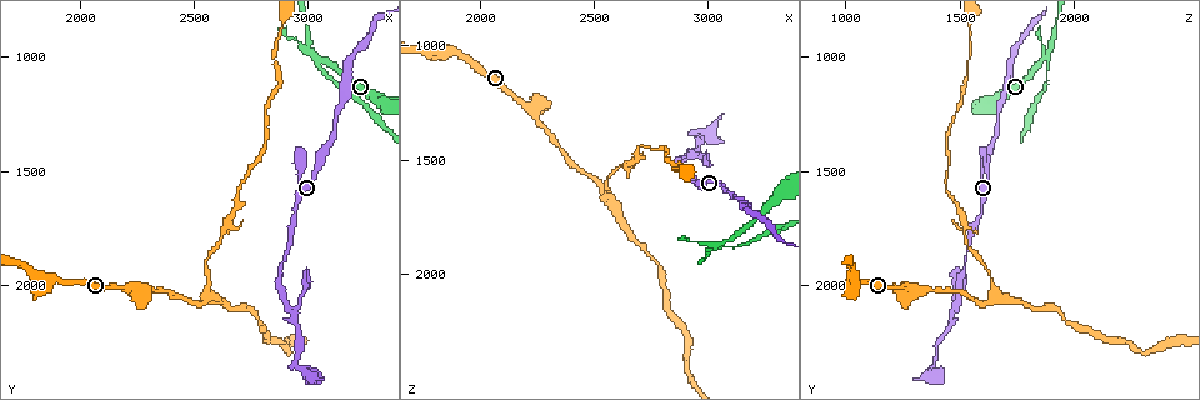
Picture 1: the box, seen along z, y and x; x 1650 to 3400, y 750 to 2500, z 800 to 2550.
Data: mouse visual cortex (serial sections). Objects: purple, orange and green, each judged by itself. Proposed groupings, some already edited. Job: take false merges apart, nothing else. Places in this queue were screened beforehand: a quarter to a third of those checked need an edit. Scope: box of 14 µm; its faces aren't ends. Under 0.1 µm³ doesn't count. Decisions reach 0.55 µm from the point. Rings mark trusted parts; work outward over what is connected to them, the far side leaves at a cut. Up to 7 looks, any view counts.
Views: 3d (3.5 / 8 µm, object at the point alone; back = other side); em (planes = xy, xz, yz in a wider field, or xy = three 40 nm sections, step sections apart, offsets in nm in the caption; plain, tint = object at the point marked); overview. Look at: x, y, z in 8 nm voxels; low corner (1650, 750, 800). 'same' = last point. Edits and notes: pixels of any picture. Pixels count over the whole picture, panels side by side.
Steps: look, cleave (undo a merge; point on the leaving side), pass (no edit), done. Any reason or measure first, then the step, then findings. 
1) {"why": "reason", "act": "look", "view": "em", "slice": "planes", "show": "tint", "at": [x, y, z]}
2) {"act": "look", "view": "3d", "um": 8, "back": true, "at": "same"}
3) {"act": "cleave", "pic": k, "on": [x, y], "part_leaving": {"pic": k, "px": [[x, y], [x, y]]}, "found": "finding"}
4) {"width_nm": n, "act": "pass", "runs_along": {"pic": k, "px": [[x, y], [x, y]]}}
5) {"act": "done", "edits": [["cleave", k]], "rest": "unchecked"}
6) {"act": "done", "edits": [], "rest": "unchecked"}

{"why": "sharp bend", "act": "look", "view": "3d", "um": 3.5, "at": [2930, 2090, 1490]}

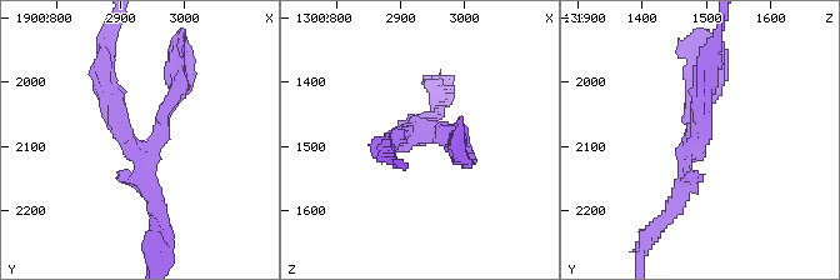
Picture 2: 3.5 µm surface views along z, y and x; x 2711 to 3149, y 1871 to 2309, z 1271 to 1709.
{"why": "now the EM", "act": "look", "view": "em", "slice": "xy", "step": 5, "show": "tint", "at": [2915, 2100, 1485]}

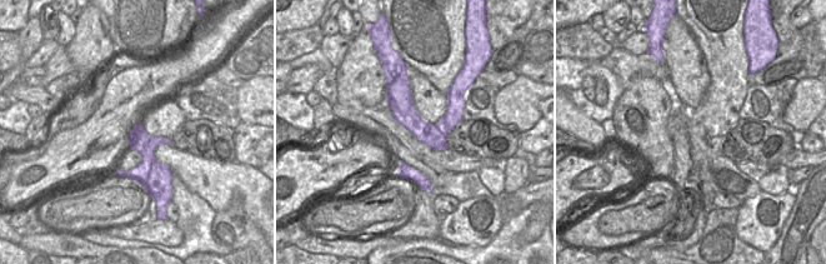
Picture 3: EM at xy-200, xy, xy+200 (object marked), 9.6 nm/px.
{"width_nm": 240, "act": "cleave", "pic": 2, "on": [166, 104], "part_leaving": {"pic": 2, "px": [[151, 144], [179, 90], [179, 44]]}, "found": "a second cell is stuck on"}

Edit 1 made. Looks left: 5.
{"why": "see it whole again", "act": "look", "view": "overview"}

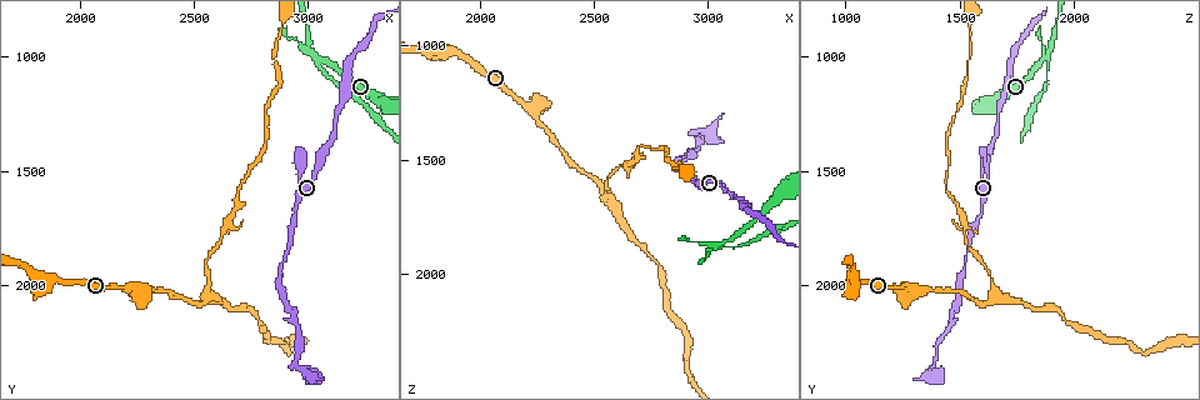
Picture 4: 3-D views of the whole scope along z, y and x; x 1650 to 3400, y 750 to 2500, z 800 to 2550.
{"why": "sharp bend", "act": "look", "view": "3d", "um": 3.5, "at": [2570, 2050, 1650]}

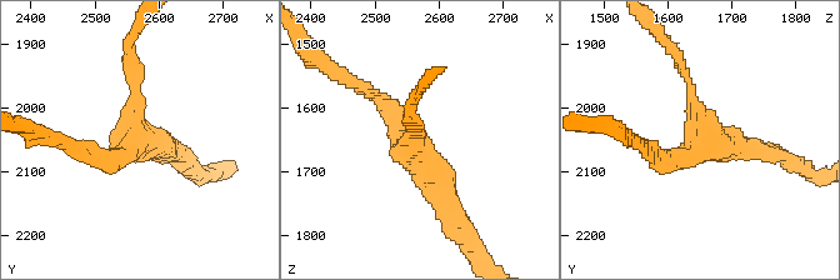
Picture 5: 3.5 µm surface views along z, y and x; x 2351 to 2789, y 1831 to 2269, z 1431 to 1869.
{"arms": 3, "arm_widths_nm": [150, 200, 300], "act": "look", "view": "em", "slice": "planes", "show": "tint", "at": [2560, 2050, 1655]}

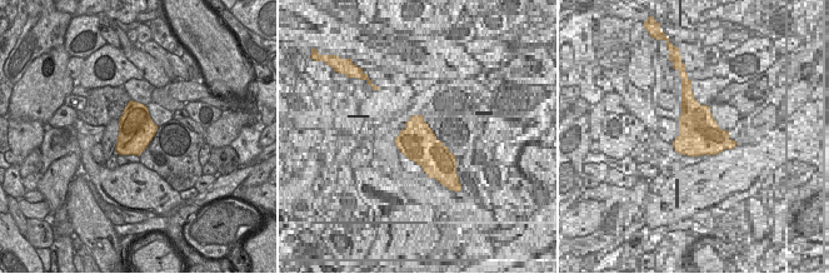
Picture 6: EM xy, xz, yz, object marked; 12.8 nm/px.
{"act": "pass", "runs_along": {"pic": 5, "px": [[363, 90], [398, 115], [451, 211]]}, "found": "continuous, no second cell"}

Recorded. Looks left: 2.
{"act": "done", "edits": [["cleave", 2]], "rest": "unchecked"}

